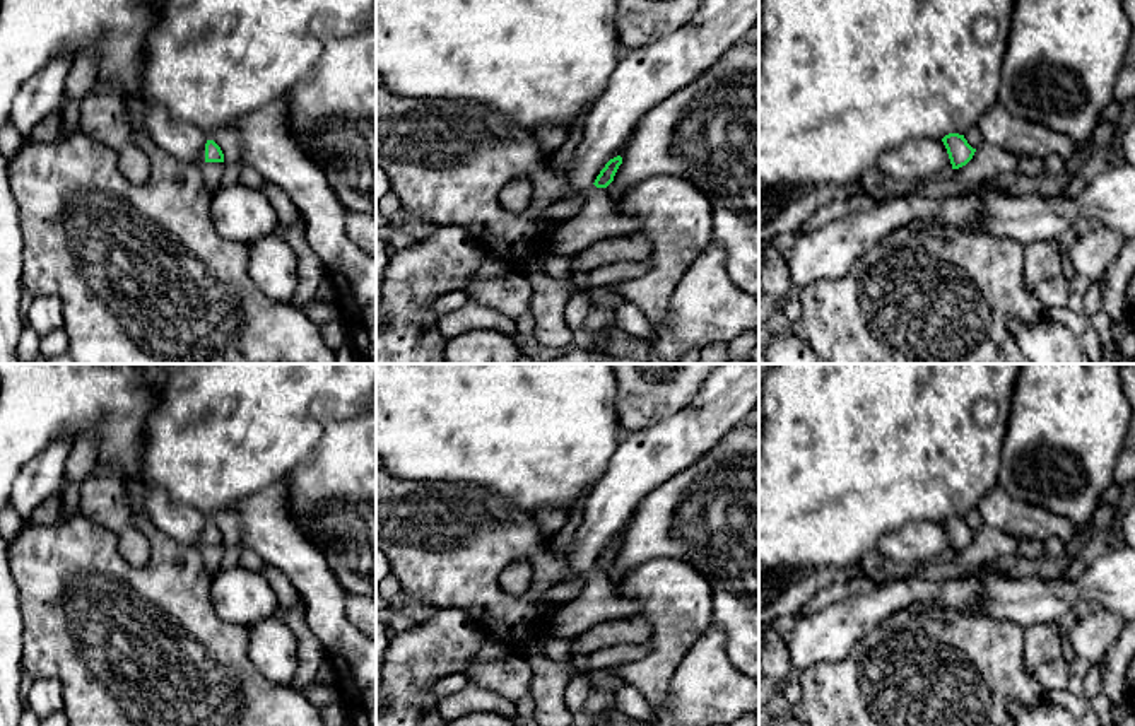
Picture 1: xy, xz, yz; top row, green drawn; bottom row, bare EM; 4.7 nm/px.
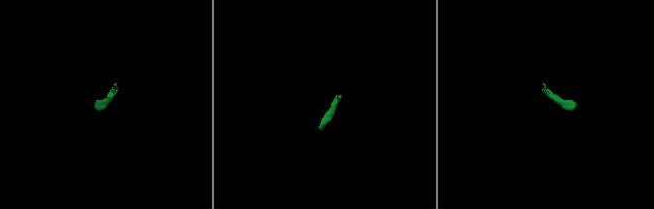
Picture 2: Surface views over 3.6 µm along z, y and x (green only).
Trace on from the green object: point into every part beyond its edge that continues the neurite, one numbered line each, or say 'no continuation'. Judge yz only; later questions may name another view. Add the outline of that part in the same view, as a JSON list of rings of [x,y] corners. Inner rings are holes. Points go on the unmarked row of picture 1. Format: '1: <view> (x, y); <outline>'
no continuation

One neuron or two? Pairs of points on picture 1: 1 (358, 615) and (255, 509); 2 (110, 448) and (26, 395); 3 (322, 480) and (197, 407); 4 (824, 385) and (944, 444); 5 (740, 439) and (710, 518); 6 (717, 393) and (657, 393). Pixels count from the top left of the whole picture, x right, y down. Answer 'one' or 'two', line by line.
1: two
2: one
3: two
4: one
5: one
6: two

